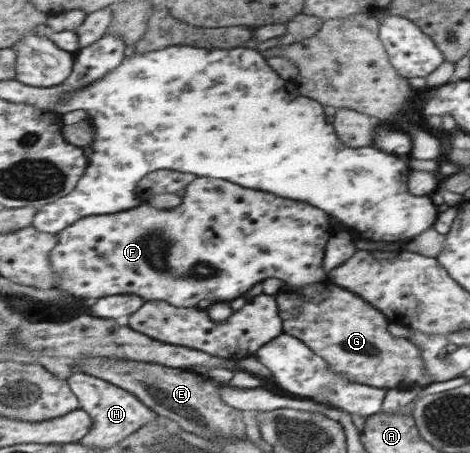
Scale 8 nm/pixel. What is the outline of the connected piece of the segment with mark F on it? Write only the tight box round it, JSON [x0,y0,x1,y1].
[50,177,330,307]

